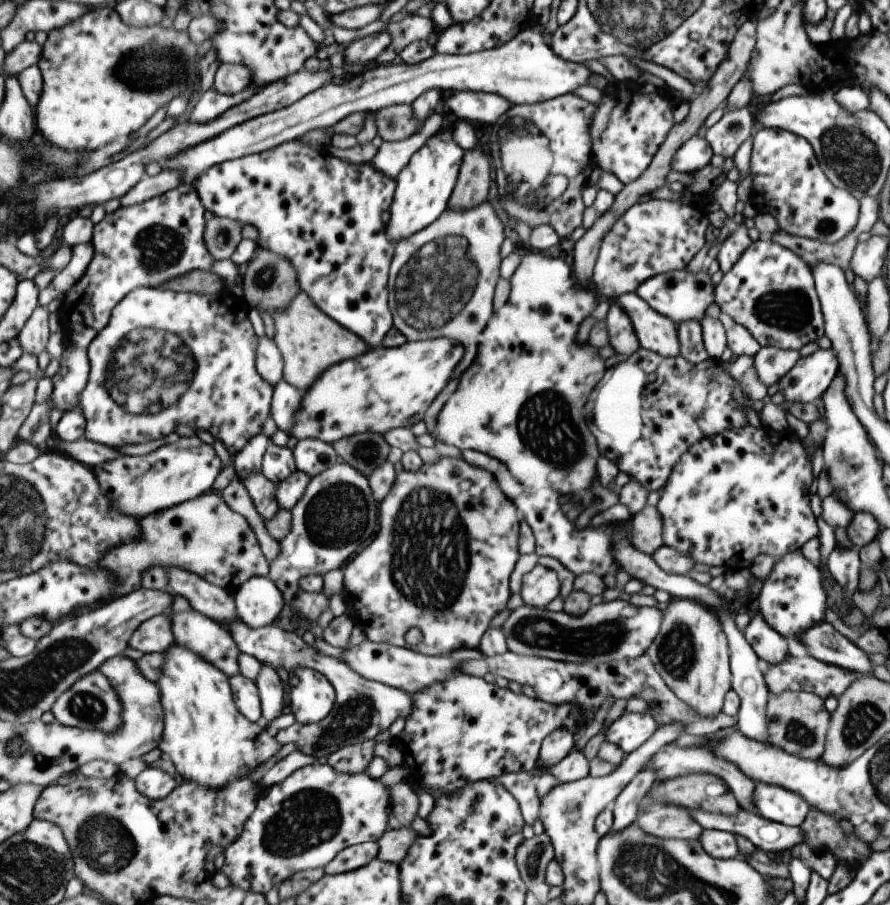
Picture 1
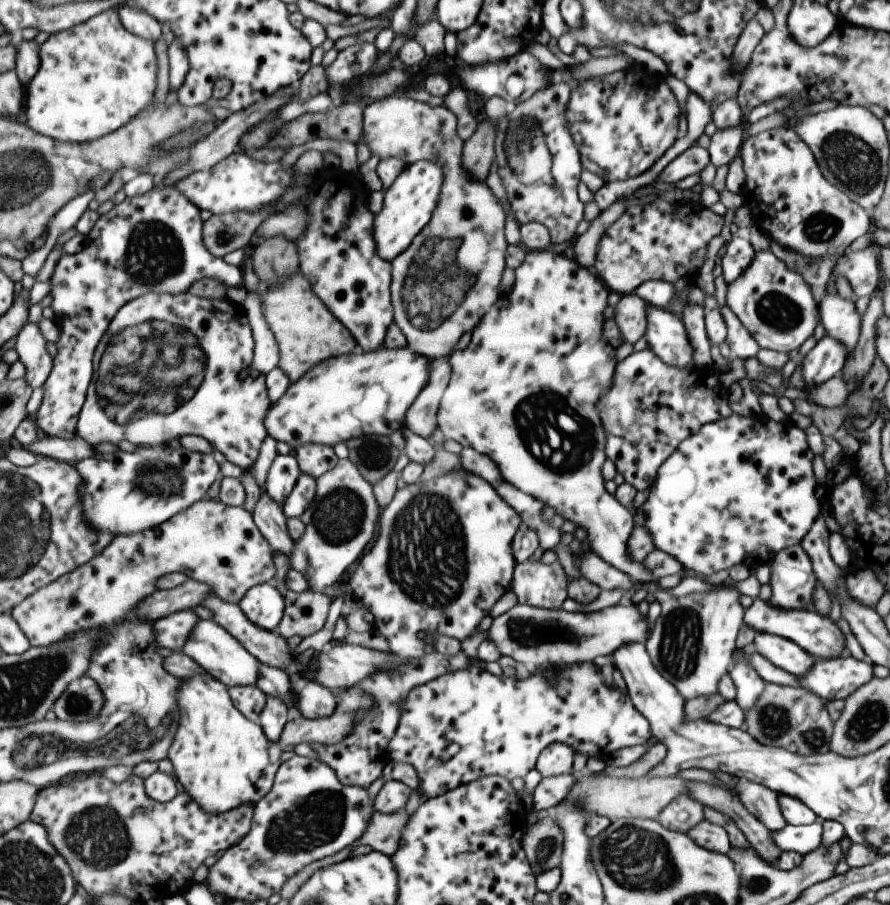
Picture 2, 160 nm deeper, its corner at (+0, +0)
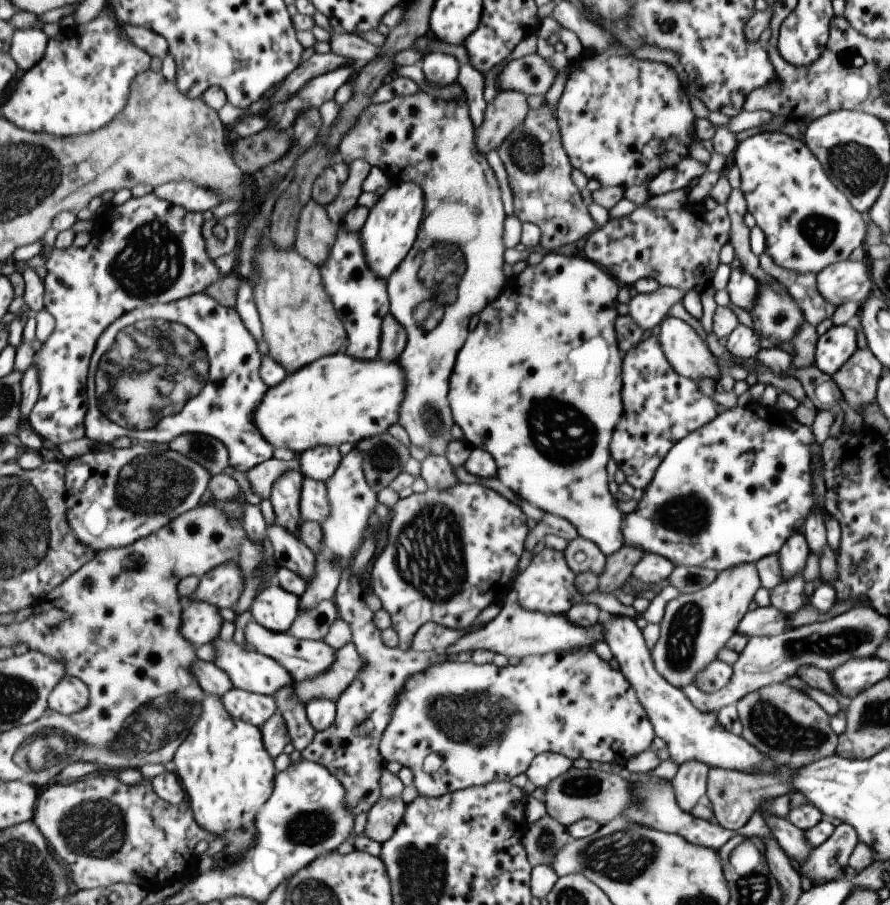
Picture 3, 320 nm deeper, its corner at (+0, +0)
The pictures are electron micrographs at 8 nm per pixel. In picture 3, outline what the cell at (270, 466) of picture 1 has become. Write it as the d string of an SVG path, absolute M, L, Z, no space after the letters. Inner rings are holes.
M299 470L283 474L275 482L270 499L277 524L281 524L297 537L301 526L306 522L301 518L301 490L304 478Z

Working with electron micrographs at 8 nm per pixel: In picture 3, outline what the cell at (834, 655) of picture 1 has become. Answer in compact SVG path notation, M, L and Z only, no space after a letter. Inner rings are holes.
M768 605L747 612L737 624L735 632L743 634L749 639L761 636L777 636L785 630L791 630L788 614Z

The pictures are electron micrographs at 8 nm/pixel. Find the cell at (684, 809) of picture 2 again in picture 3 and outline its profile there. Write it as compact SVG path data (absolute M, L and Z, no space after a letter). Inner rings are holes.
M683 762L670 784L677 808L683 812L691 812L697 800L706 794L706 775L709 768L701 762Z

